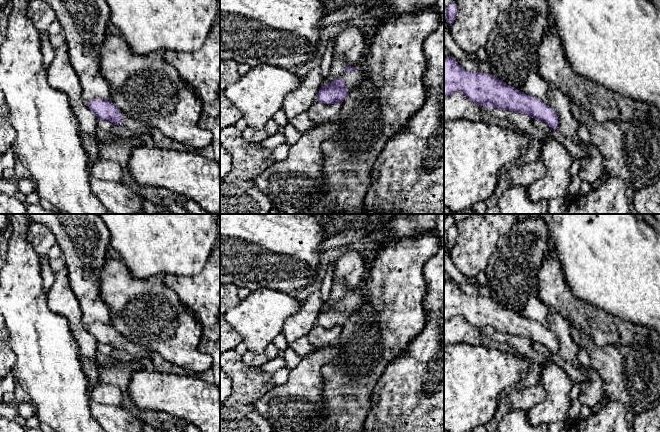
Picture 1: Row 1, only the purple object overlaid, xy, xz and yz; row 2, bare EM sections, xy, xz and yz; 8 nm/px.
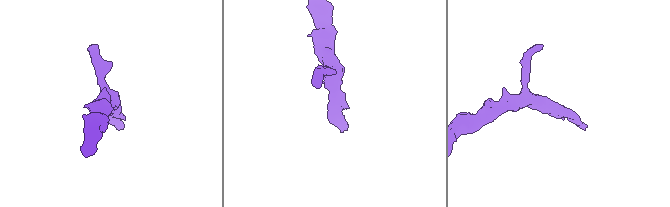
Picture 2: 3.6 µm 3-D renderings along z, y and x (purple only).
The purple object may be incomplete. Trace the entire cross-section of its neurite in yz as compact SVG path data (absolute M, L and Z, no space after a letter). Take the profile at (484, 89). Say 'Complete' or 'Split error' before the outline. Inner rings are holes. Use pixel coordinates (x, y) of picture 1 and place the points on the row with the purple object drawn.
Complete. M444 57L444 97L454 92L463 93L484 108L490 106L523 113L543 120L553 130L558 130L556 112L540 99L507 85L491 73L469 72L453 57Z

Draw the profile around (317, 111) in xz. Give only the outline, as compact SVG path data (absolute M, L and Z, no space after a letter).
M316 99L306 113L317 124L324 122L337 123L340 110L341 103L323 104Z

